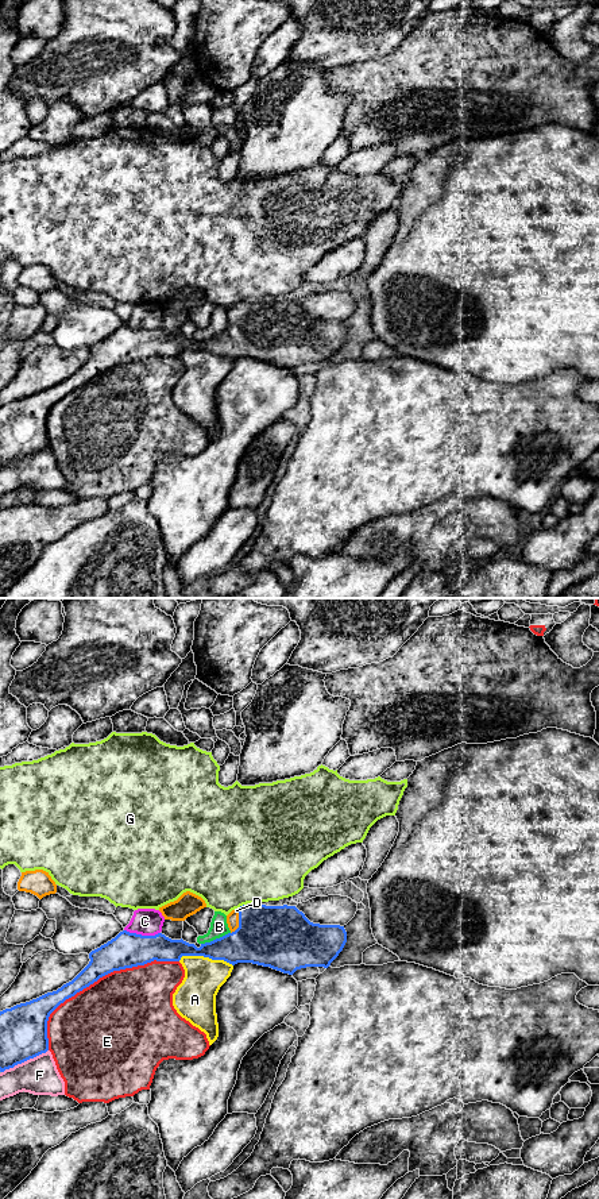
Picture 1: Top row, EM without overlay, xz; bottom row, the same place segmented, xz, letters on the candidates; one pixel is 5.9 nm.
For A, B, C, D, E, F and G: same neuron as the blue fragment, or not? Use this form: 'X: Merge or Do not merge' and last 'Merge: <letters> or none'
A: Do not merge
B: Do not merge
C: Do not merge
D: Merge
E: Do not merge
F: Do not merge
G: Do not merge
Merge: D

